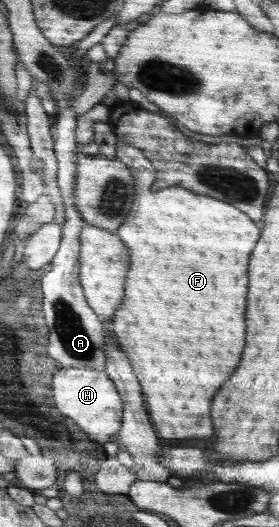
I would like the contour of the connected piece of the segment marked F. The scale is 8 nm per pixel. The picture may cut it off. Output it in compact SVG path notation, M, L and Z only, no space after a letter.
M118 142L114 159L132 170L137 202L133 202L133 216L129 216L129 220L126 218L122 225L125 228L117 232L117 236L129 244L129 252L133 252L133 268L129 268L129 284L125 284L121 312L115 312L115 318L111 320L112 334L143 388L149 416L161 444L168 445L169 440L185 438L211 438L213 426L209 406L213 394L229 380L245 346L247 260L257 246L257 238L261 238L263 224L249 220L228 201L189 192L183 185L167 186L167 194L153 192L155 188L165 189L157 186L156 168L144 156L144 150L136 145Z

